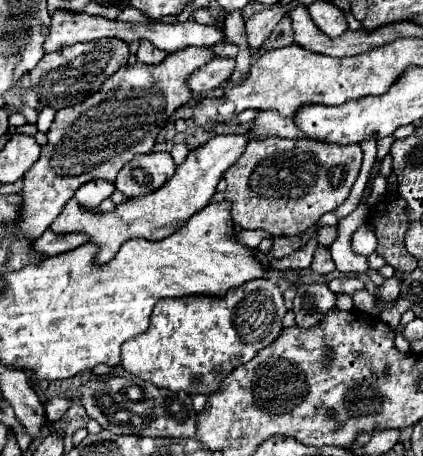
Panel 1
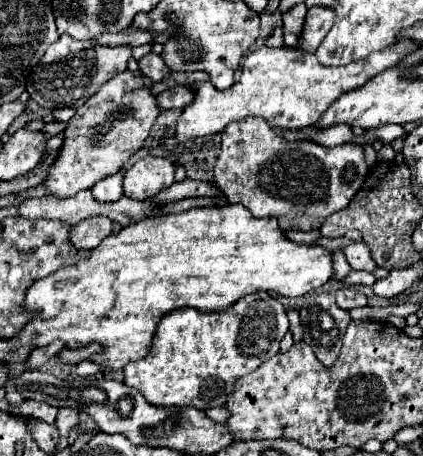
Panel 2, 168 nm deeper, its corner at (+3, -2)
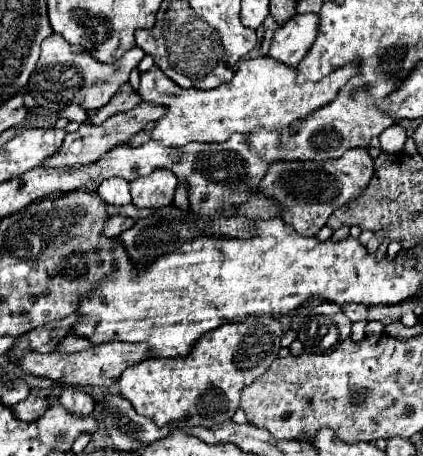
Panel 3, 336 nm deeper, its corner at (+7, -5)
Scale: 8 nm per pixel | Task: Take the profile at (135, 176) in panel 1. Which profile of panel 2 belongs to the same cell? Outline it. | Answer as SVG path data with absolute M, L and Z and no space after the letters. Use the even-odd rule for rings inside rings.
M147 156L143 160L137 160L125 172L125 180L123 180L125 196L133 200L147 200L157 192L169 188L175 182L173 174L175 174L175 166L167 158Z

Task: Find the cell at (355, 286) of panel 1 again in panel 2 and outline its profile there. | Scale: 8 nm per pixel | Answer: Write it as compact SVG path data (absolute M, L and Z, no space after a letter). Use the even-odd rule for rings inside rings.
M341 288L335 292L335 298L337 298L337 306L341 306L343 310L367 306L367 296L355 288Z

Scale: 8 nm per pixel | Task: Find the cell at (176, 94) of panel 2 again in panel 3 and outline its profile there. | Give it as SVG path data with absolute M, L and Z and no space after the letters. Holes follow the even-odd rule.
M137 105L125 113L117 113L117 115L109 117L101 125L81 125L79 131L69 133L65 137L65 145L61 147L61 153L57 153L55 157L49 157L49 161L45 165L47 167L77 167L77 165L87 165L91 161L97 161L109 149L113 149L121 143L127 143L149 121L157 121L157 117L161 117L163 113L165 113L165 109L161 109L159 105Z

